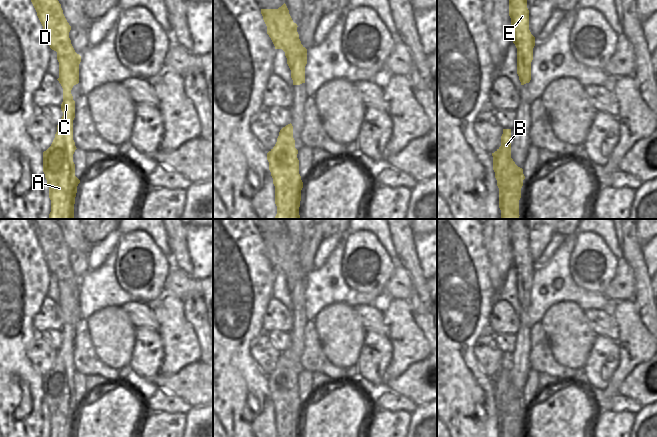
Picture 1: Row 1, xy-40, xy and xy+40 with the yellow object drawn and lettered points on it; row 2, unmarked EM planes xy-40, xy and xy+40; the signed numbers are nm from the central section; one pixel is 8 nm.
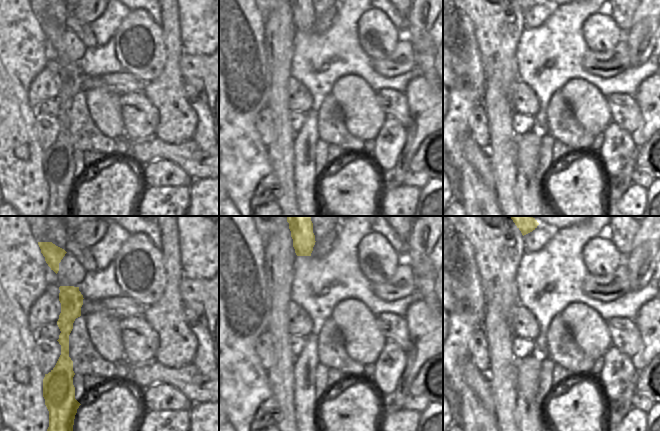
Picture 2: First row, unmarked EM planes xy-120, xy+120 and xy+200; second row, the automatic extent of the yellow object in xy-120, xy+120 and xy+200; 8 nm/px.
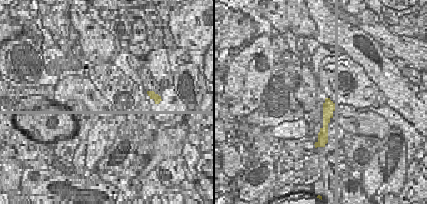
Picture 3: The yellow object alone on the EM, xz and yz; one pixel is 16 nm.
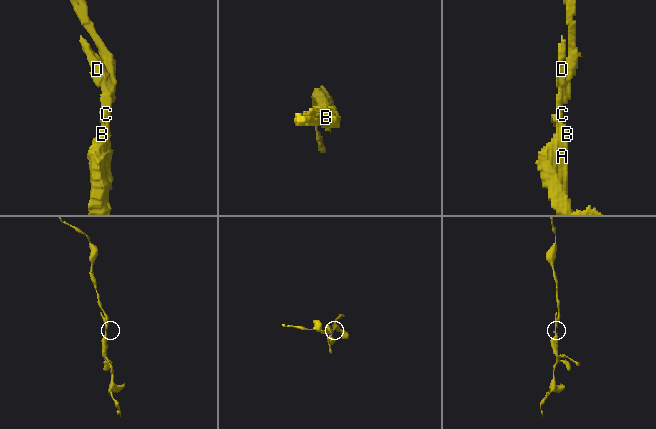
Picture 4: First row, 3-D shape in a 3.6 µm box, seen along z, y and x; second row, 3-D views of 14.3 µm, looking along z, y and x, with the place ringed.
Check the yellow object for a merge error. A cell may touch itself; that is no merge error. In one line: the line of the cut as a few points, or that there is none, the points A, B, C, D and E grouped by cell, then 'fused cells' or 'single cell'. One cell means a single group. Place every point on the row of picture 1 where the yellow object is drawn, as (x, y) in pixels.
cut in xy+40 along (517, 48), (522, 52), (524, 58), (527, 52), (532, 49); A B C D / E; fused cells

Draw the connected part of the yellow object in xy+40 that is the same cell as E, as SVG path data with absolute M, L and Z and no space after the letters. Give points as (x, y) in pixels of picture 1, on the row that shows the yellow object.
M509 0L509 16L513 28L513 43L526 59L529 50L535 46L535 37L529 30L527 0Z

